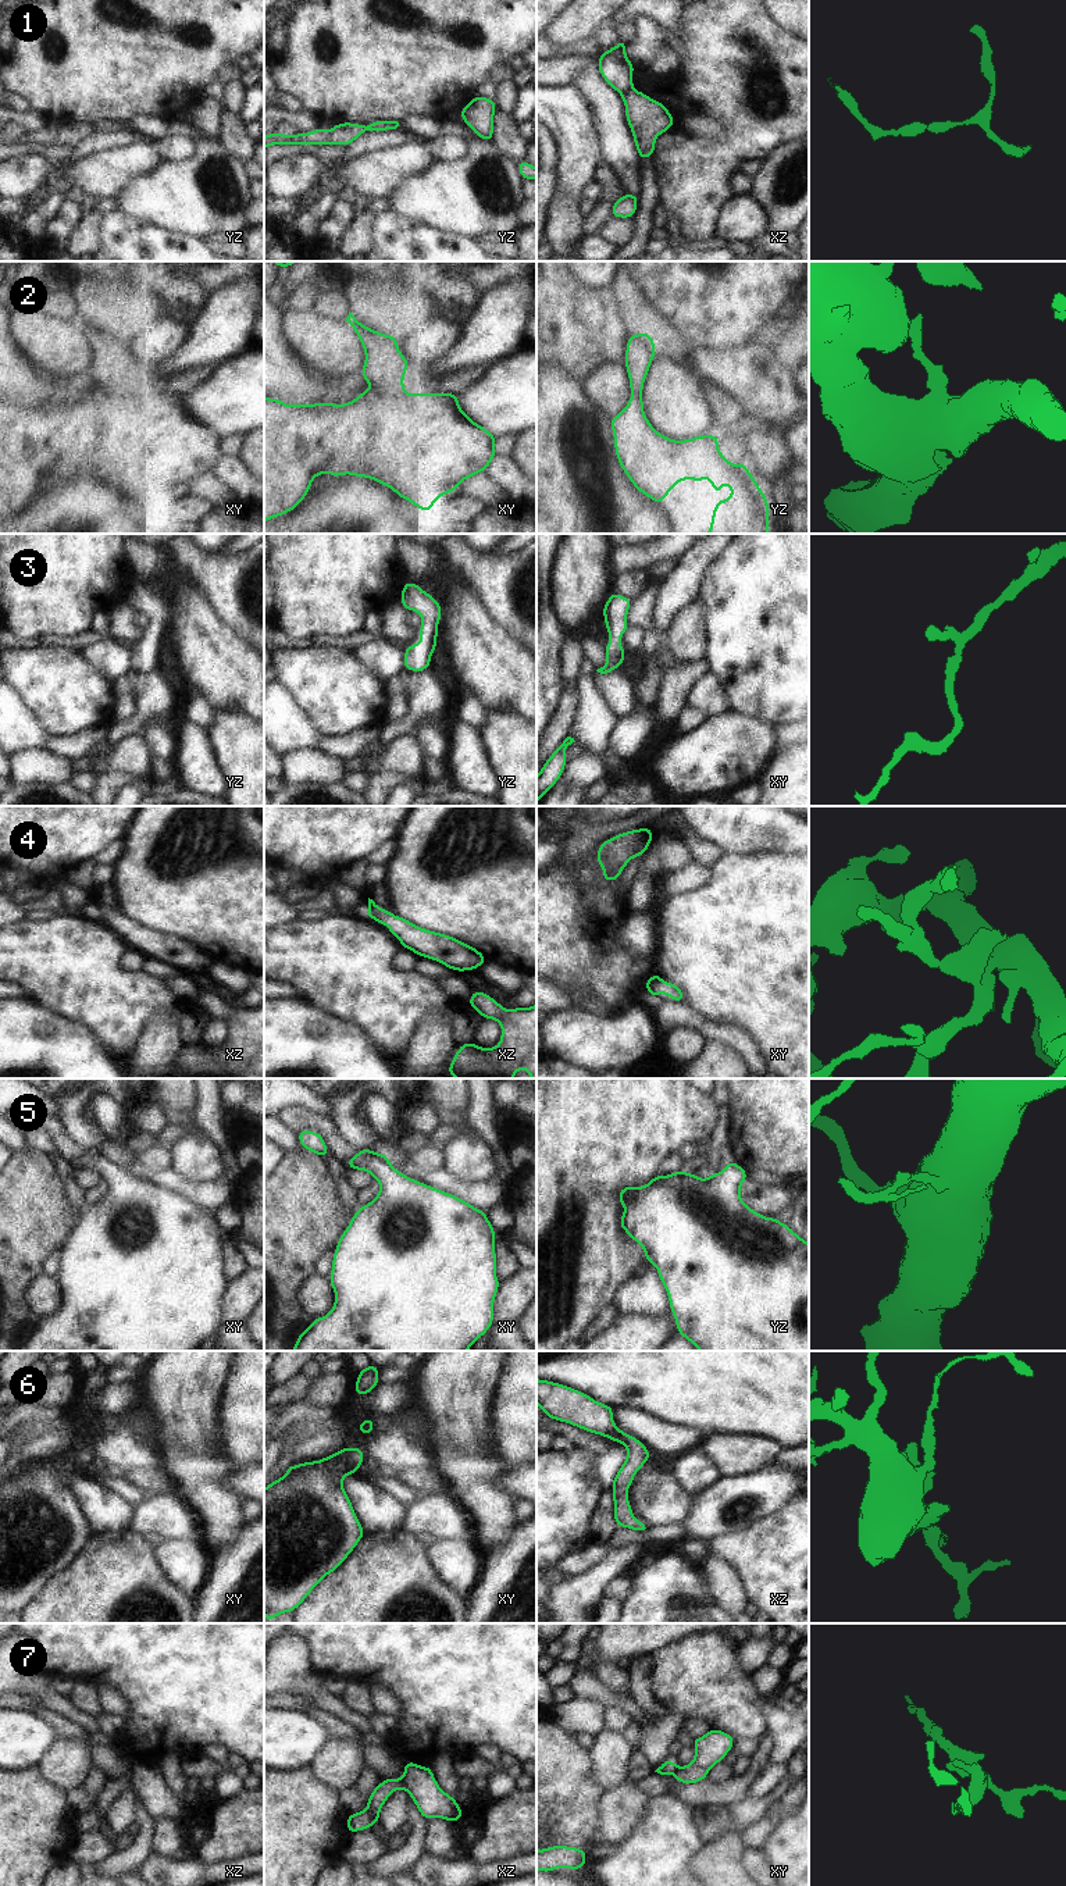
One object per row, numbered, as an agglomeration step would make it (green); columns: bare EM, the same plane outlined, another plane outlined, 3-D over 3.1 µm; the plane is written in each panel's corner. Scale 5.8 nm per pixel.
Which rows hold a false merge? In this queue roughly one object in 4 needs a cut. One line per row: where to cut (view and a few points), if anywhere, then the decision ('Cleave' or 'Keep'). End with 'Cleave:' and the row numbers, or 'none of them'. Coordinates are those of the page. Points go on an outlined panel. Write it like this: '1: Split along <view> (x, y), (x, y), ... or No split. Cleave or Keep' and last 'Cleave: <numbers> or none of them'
1: Split along xz (630, 88), (621, 95). Cleave
2: No split. Keep
3: No split. Keep
4: No split. Keep
5: No split. Keep
6: No split. Keep
7: Split along xz (399, 1779), (403, 1788). Cleave
Cleave: 1, 7

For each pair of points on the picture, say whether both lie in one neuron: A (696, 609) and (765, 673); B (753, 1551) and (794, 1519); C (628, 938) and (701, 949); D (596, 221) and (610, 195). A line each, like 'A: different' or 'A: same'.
A: different
B: same
C: different
D: different

